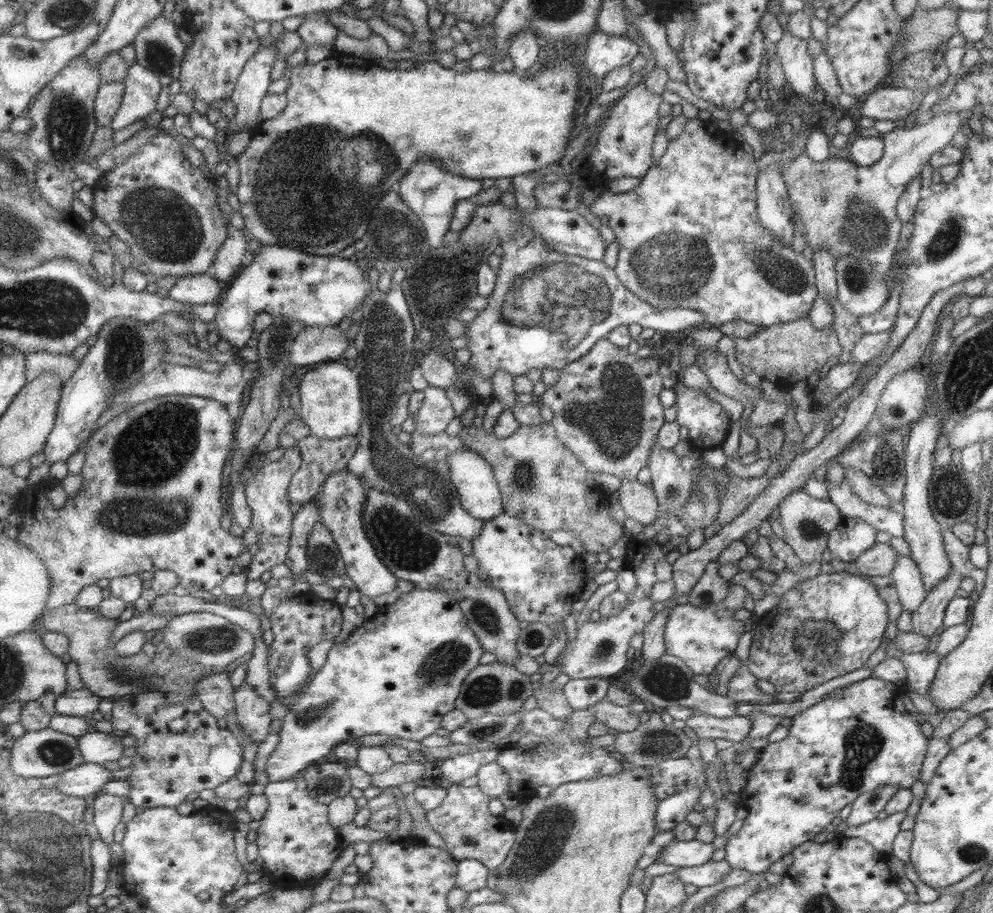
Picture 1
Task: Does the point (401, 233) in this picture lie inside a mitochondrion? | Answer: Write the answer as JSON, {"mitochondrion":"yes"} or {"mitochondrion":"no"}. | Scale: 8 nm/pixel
{"mitochondrion":"yes"}

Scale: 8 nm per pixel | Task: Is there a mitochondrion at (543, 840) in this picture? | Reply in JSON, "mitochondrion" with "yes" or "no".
{"mitochondrion":"yes"}

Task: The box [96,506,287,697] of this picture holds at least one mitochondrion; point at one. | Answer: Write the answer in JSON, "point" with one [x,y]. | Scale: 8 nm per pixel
{"point":[215,640]}

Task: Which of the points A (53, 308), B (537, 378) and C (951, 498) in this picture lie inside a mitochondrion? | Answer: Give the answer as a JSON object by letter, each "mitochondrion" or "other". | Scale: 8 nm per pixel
{"A":"mitochondrion","B":"other","C":"mitochondrion"}

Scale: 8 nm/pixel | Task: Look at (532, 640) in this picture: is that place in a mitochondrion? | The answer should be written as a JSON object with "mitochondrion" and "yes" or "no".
{"mitochondrion":"yes"}

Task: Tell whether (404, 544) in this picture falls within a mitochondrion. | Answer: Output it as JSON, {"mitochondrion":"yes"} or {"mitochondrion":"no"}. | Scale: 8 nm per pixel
{"mitochondrion":"yes"}

